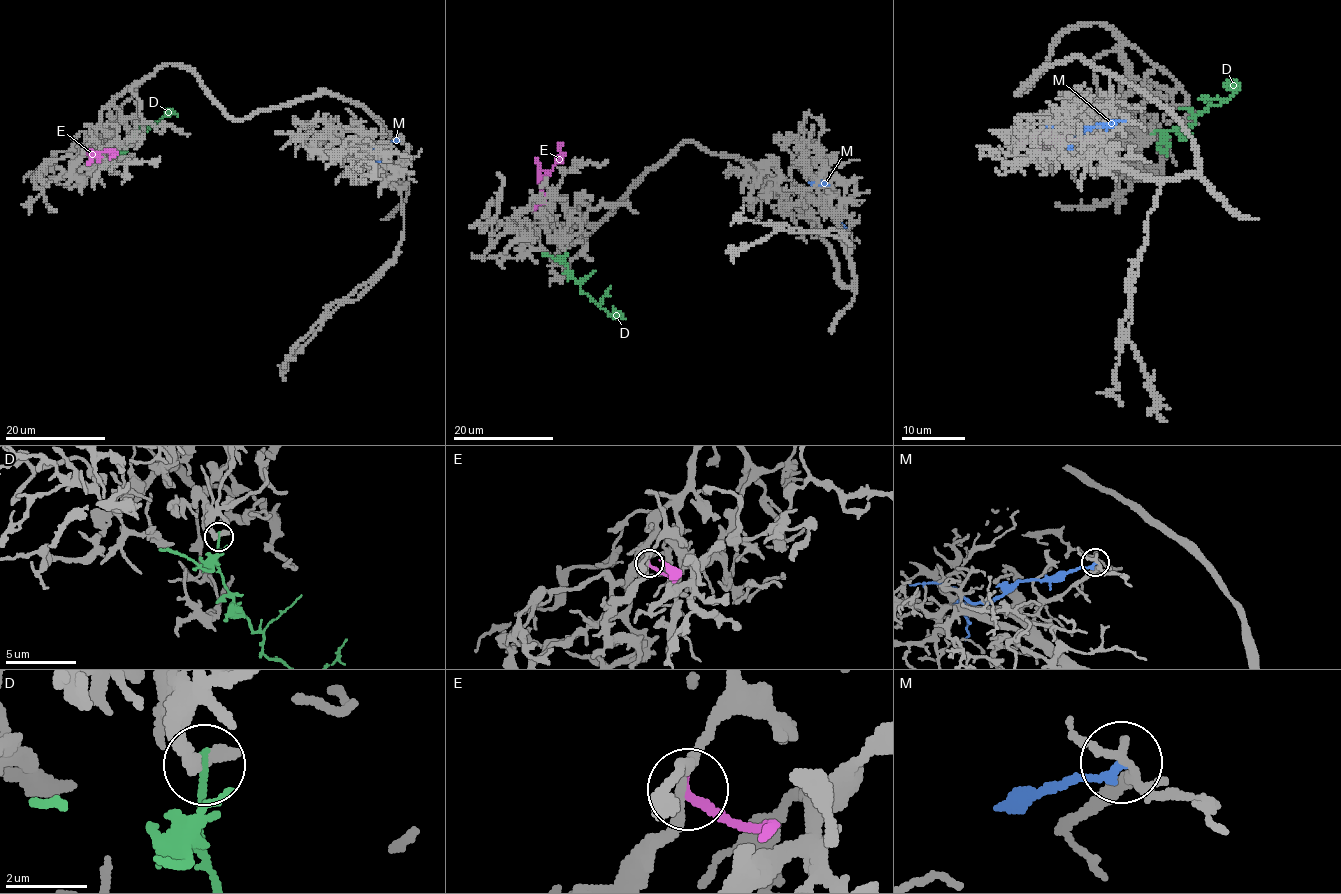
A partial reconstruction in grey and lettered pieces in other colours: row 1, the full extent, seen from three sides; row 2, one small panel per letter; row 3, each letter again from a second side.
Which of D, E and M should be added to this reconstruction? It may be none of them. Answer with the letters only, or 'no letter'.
no letter

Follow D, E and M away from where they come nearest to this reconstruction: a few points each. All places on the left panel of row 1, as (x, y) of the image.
D: (116, 151), (122, 149), (139, 128), (155, 124), (172, 112), (177, 116)
E: (86, 151), (96, 155), (94, 156), (111, 152), (109, 158), (115, 155)
M: (399, 139), (383, 146), (380, 153), (374, 152), (361, 167)

